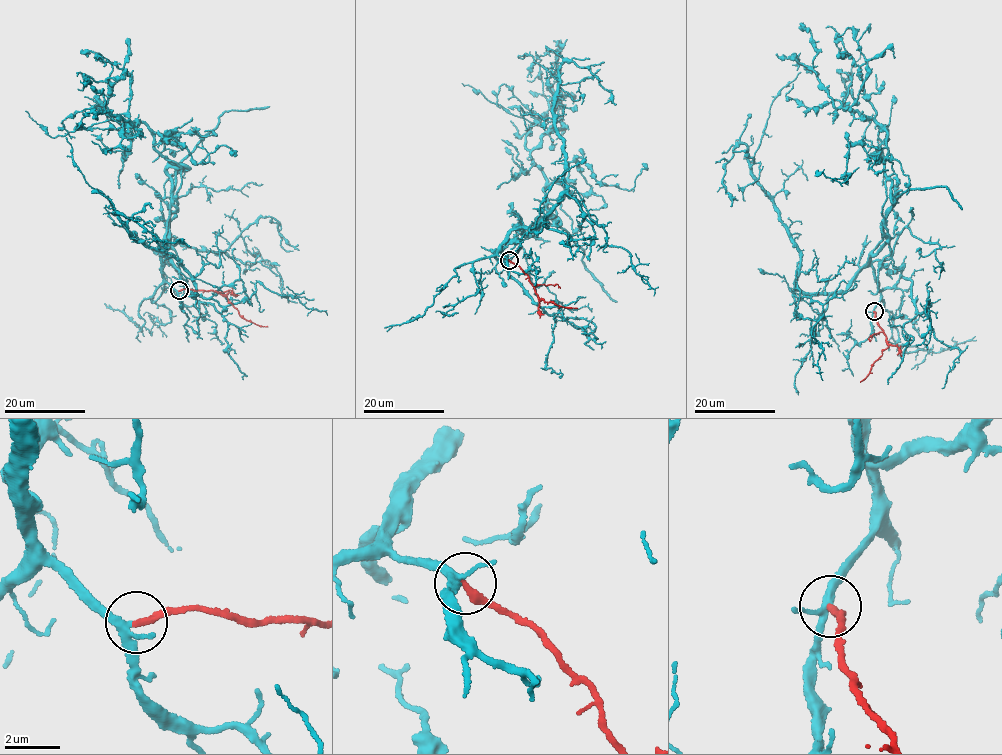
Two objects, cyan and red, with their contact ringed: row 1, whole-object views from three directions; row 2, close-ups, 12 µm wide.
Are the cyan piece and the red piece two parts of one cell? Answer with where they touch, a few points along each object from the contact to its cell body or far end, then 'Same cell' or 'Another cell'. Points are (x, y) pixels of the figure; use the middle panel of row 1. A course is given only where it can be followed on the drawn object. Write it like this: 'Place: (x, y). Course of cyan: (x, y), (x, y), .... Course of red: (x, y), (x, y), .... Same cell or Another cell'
Place: (509, 260). Course of cyan: (509, 260), (497, 253), (517, 224), (557, 213), (530, 154), (563, 116), (555, 53), (541, 55), (528, 77). Course of red: (509, 260), (527, 274), (539, 301), (577, 308). Same cell

